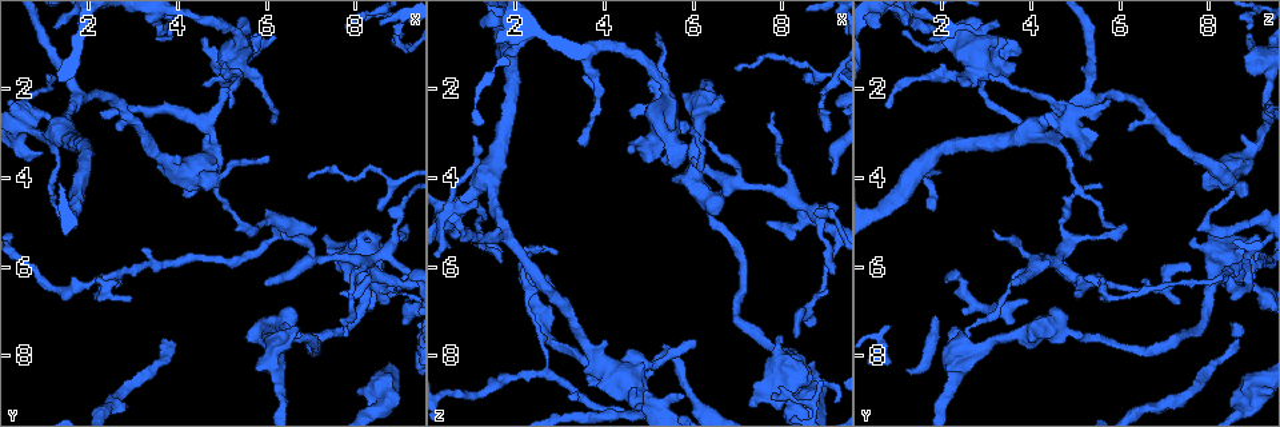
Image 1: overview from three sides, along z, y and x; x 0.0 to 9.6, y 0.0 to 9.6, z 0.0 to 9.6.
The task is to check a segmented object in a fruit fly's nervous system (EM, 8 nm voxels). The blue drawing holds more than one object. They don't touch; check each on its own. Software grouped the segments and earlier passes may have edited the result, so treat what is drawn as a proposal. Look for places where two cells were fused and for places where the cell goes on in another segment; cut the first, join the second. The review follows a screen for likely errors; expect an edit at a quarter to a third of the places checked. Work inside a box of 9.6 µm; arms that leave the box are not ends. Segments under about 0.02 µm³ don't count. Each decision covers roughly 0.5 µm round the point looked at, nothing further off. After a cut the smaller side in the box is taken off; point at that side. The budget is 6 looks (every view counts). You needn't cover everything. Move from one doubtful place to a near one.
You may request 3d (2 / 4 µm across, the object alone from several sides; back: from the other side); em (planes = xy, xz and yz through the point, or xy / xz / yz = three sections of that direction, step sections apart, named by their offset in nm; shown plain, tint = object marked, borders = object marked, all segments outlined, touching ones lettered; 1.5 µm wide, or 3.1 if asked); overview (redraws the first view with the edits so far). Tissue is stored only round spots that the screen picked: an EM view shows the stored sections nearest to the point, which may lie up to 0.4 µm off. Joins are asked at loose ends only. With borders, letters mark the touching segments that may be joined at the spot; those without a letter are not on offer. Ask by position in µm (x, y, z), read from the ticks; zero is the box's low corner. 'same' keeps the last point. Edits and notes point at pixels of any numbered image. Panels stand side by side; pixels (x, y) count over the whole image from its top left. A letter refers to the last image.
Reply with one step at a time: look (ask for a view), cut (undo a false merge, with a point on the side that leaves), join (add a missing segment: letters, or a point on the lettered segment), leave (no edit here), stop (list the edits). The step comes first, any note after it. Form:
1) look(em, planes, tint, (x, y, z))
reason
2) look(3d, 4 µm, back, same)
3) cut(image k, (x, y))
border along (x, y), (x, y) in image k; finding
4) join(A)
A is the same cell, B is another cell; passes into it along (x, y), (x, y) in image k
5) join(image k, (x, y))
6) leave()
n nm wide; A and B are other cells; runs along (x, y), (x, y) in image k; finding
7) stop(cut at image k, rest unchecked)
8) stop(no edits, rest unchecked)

look(em, yz, step 8, borders, (3.65, 7.65, 8.70))
branch stops here

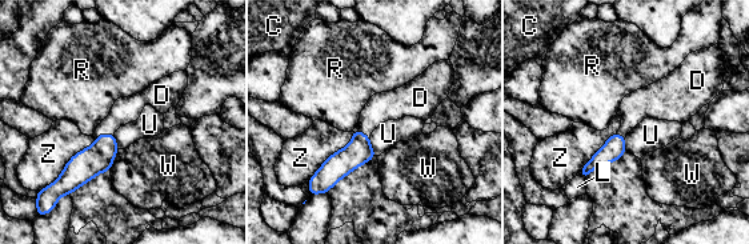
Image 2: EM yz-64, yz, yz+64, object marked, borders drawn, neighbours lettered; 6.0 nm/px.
join(D)
Z touches over 400 nm; D is the same cell, C, L, R, U, W and Z are other cells; passes into it along (88, 163), (101, 134), (125, 110) in image 2; it goes on there

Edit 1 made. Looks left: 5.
look(em, planes, borders, (2.20, 6.60, 6.10))
abrupt turn

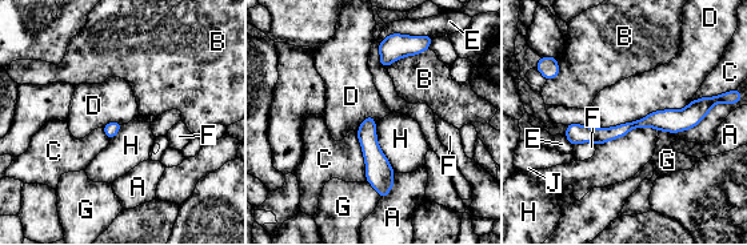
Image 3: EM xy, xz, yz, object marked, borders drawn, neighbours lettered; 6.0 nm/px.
leave()
D touches over 650 nm; A, B, C, D, E, F, G, H and J are other cells; border along (691, 101), (616, 127), (591, 127) in image 3; continuous, no second cell

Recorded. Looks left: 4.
look(3d, 4 µm, (7.80, 7.55, 2.65))
thin end

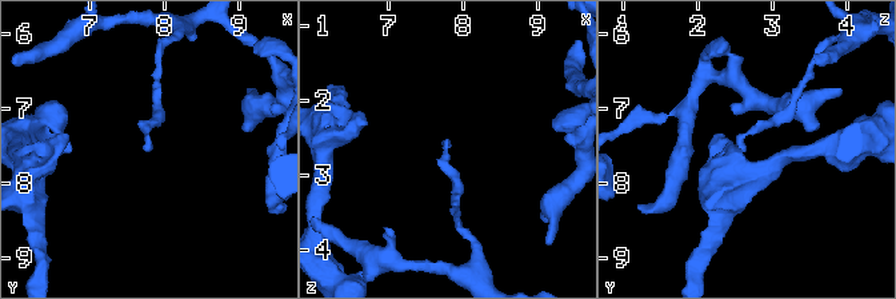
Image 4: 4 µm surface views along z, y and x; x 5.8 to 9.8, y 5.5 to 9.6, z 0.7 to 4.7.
look(em, planes, plain, (7.75, 7.55, 2.70))
need the tissue

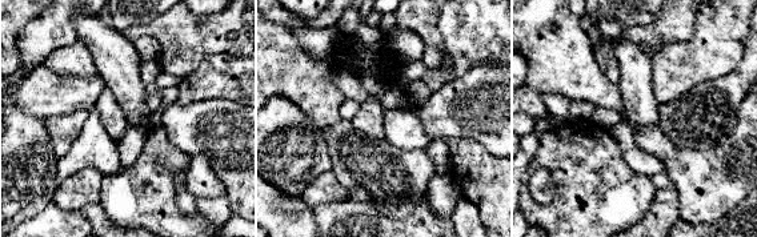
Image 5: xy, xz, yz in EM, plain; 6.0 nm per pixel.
look(em, planes, borders, same)

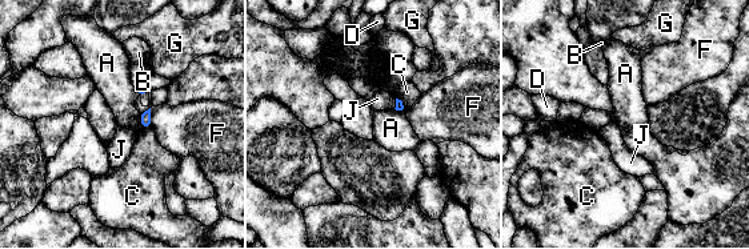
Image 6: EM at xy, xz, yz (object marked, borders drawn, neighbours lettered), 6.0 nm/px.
leave()
A, B, C, D, F, G and J are other cells; border along (140, 113), (140, 125), (143, 128) in image 6; no lettered segment goes on from it

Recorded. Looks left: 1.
stop(join at image 2, rest unchecked)

